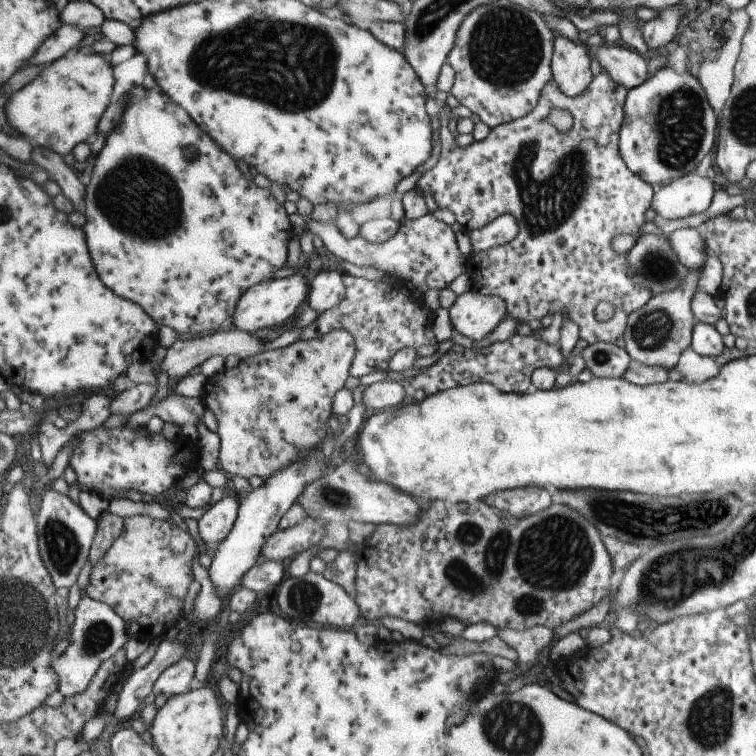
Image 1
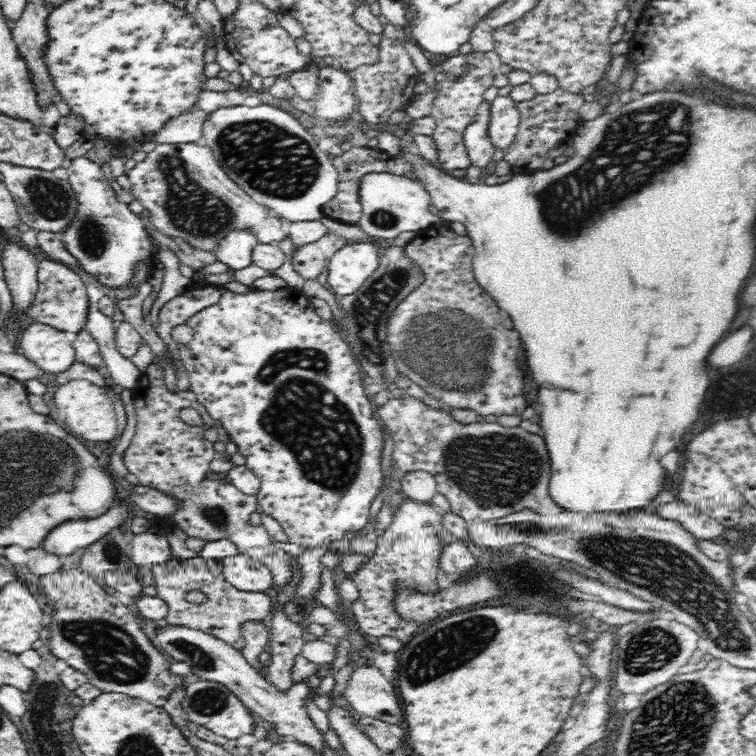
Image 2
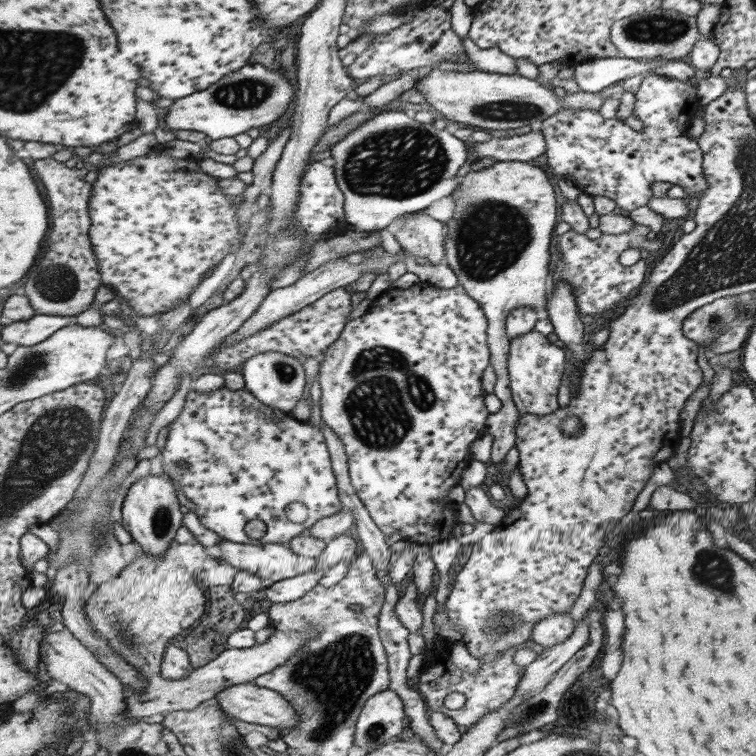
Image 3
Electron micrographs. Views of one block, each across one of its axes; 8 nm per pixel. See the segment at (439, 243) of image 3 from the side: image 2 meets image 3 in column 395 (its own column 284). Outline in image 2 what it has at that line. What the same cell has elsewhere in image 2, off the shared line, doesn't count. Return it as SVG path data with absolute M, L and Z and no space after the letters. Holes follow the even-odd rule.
M197 142L156 143L156 148L150 150L146 158L138 162L134 168L125 170L124 175L130 183L129 193L134 197L134 201L139 202L144 211L148 212L147 218L154 230L164 236L178 238L196 250L216 252L220 240L232 234L234 230L247 230L262 244L284 242L289 237L287 223L278 216L271 216L266 206L254 202L228 178L226 172L216 164L213 151L208 146L201 146Z

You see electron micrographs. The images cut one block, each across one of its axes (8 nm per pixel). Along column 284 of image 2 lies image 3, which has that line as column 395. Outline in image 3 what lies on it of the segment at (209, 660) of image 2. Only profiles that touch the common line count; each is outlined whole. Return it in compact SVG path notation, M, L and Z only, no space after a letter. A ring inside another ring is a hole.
M393 690L370 696L358 714L352 744L369 753L394 740L403 730L404 710L401 699Z

